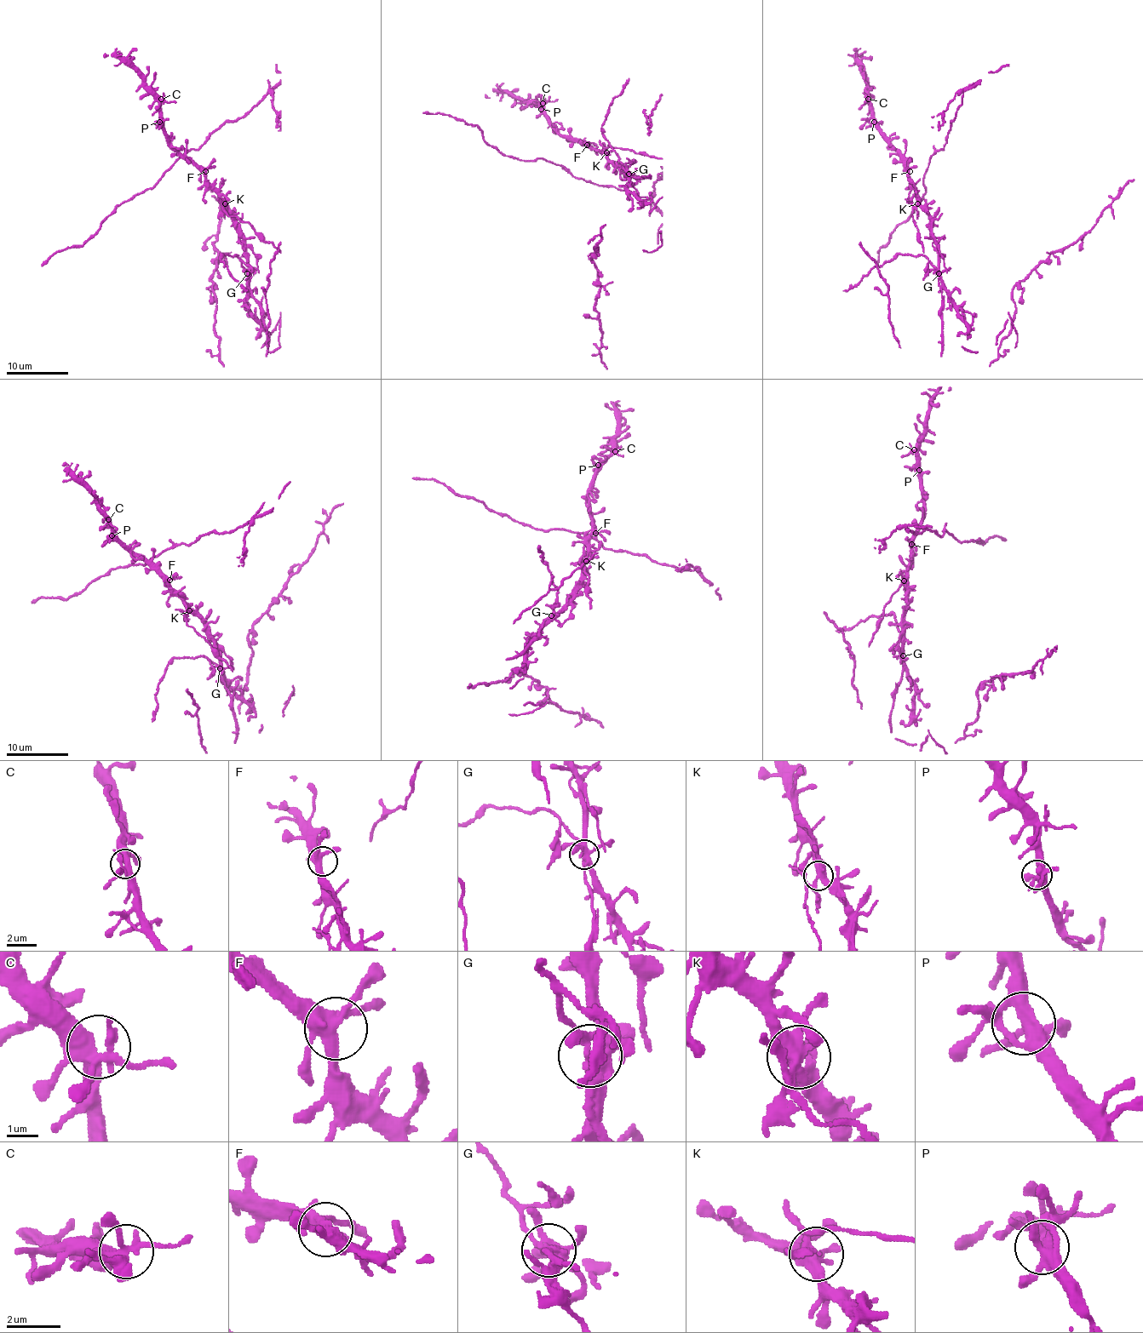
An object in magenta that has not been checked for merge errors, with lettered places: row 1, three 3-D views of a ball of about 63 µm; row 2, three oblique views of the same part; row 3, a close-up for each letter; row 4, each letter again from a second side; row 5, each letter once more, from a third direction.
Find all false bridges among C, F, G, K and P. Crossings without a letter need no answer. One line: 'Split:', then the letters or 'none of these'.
Split: G, K

